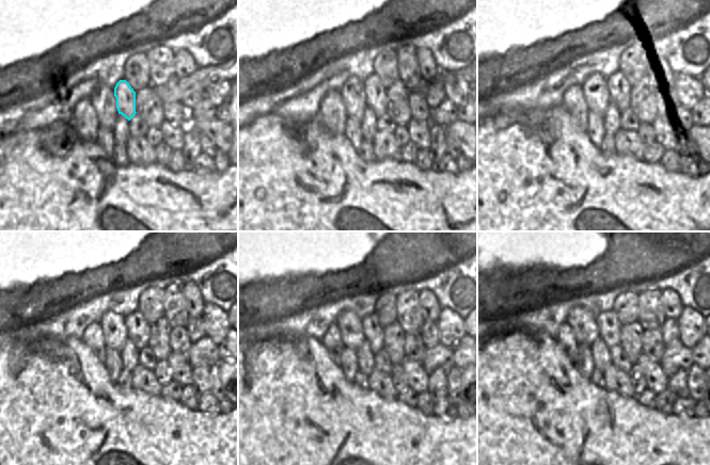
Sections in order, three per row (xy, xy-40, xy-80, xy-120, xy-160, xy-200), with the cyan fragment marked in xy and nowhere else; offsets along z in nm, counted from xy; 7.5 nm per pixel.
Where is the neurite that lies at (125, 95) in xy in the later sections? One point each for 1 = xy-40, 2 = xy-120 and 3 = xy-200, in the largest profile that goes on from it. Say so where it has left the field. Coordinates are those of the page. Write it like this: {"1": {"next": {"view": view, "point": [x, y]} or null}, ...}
{"1": {"next": {"view": "xy-40", "point": [375, 90]}}, "2": {"next": {"view": "xy-120", "point": [137, 327]}}, "3": {"next": {"view": "xy-200", "point": [608, 323]}}}

